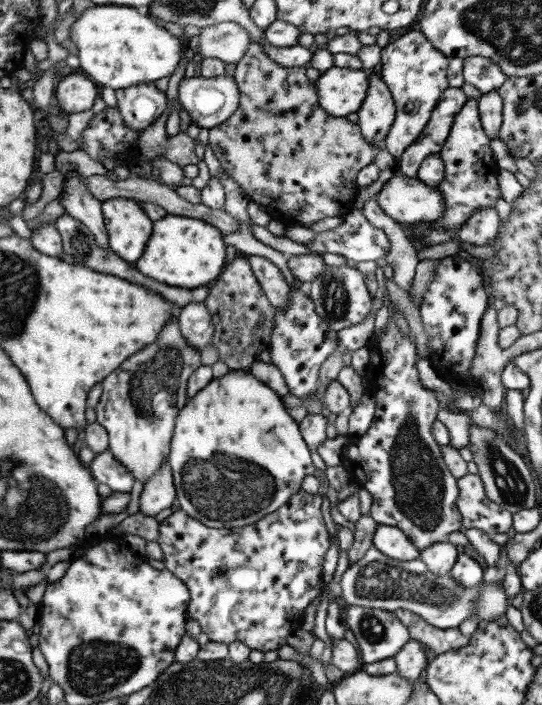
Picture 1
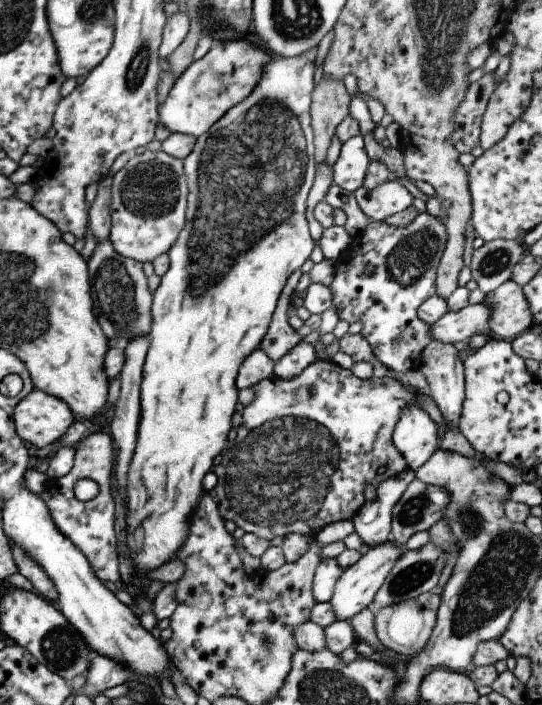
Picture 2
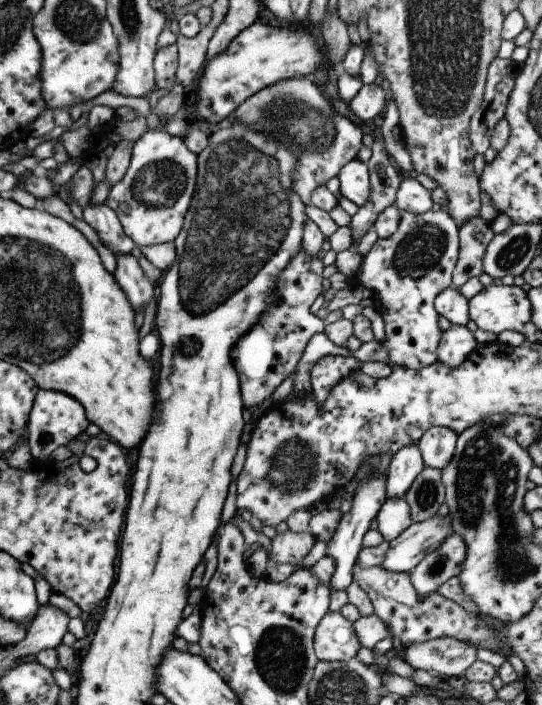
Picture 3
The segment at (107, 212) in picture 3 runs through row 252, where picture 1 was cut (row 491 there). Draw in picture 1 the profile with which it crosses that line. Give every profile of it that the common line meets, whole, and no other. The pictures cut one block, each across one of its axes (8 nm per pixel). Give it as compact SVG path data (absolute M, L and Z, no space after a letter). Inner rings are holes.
M108 448L93 457L88 469L97 483L106 484L112 492L129 493L133 486L132 474Z

